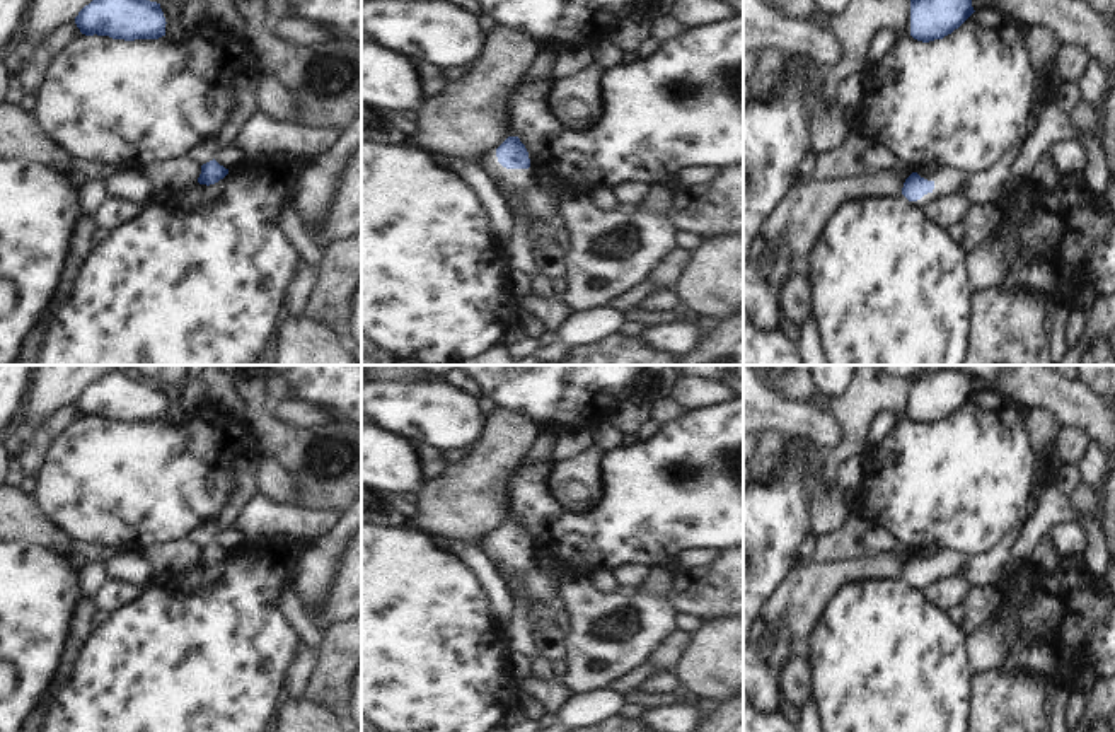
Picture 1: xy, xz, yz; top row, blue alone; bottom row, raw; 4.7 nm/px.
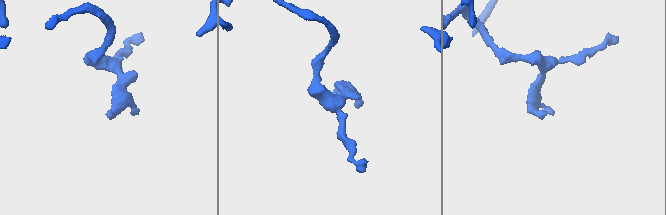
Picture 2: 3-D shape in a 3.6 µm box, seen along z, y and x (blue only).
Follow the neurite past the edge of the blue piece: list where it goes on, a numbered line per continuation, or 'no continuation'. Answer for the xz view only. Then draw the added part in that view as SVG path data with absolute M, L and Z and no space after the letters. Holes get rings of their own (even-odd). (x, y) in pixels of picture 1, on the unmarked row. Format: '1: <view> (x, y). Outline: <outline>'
1: xz (510, 565). Outline: M496 532L488 539L486 546L496 573L505 582L520 582L535 566L534 553L529 551L506 551L498 544Z

